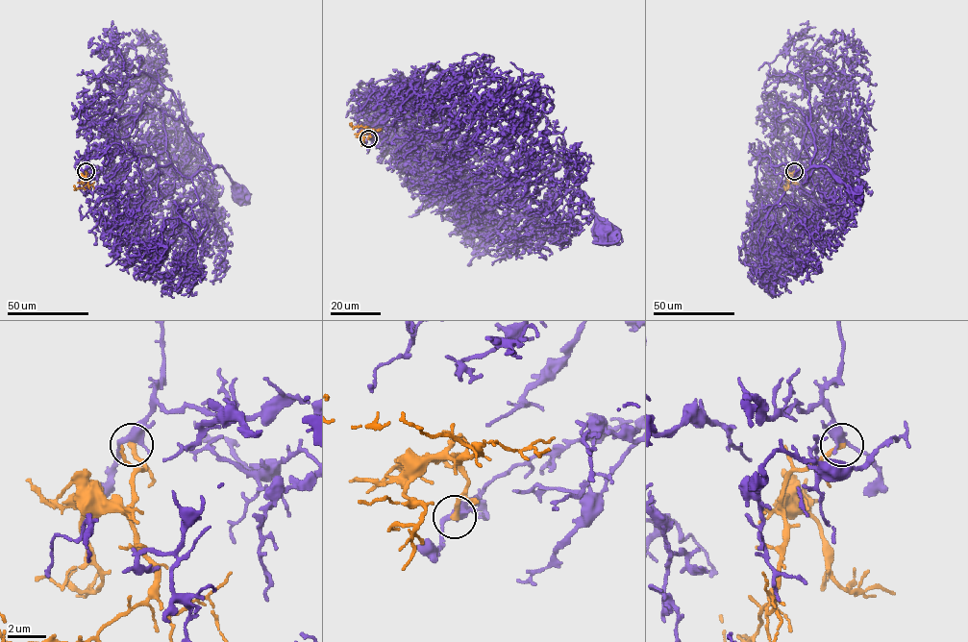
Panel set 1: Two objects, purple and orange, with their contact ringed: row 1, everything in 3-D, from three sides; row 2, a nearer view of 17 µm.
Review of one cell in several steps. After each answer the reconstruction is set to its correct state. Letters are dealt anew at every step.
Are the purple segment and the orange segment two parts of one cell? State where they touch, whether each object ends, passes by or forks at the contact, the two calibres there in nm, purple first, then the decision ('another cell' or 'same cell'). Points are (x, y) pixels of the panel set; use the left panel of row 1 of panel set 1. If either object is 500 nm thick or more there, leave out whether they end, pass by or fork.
(86, 171) | purple passes by | orange ends | 440/280 nm | another cell

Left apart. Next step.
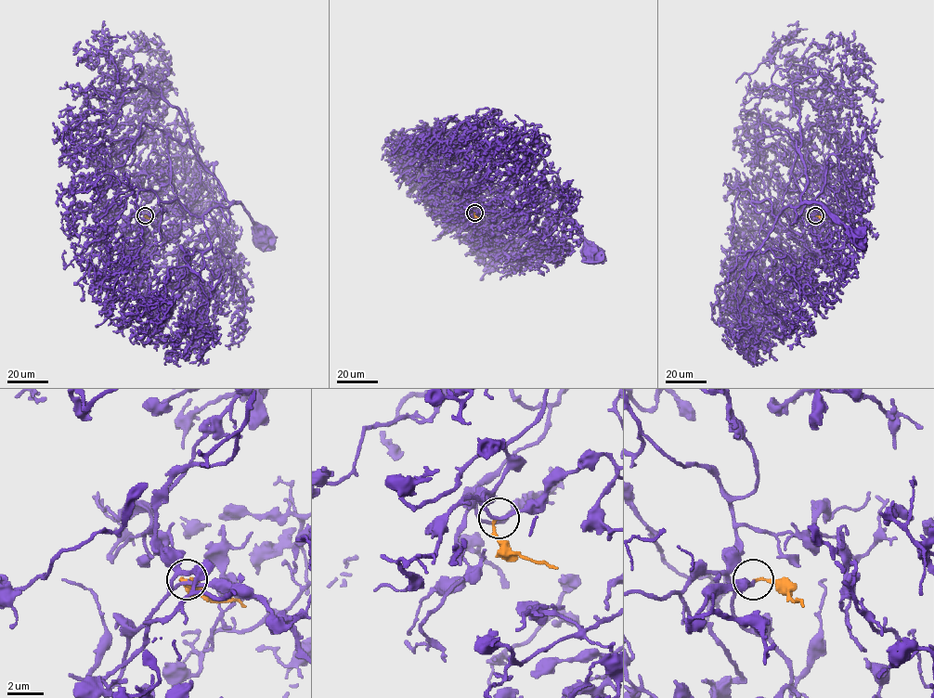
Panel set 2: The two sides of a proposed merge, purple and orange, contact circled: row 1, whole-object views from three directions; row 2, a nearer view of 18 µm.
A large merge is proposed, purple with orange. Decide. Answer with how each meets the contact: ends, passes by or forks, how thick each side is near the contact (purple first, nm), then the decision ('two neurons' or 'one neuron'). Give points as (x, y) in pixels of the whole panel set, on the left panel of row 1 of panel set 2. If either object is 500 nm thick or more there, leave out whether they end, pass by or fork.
purple passes by | orange ends | 180/140 nm | one neuron

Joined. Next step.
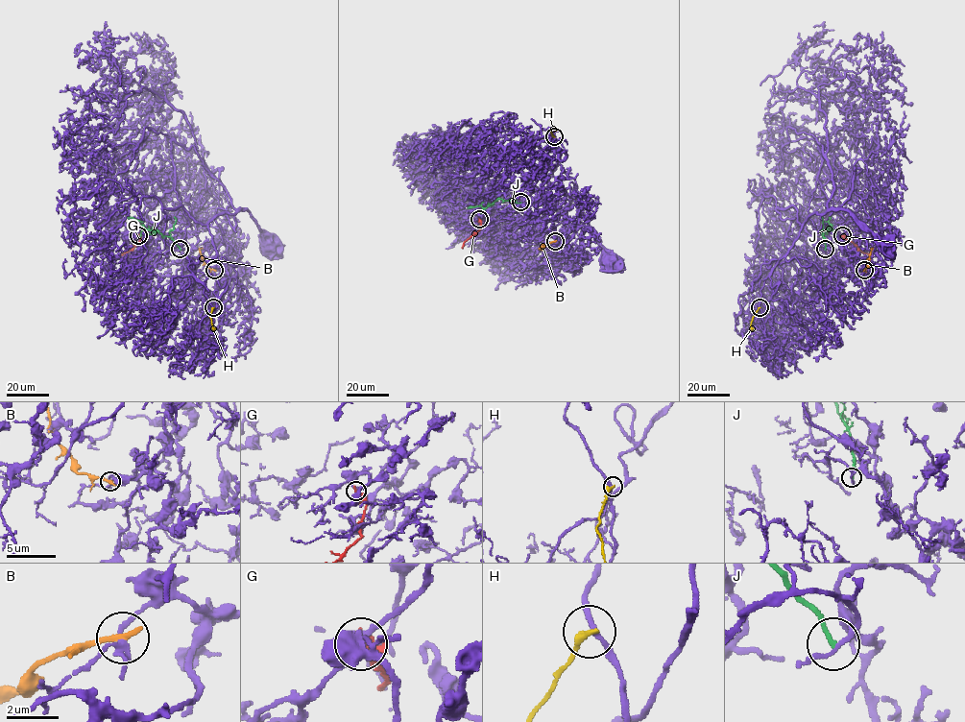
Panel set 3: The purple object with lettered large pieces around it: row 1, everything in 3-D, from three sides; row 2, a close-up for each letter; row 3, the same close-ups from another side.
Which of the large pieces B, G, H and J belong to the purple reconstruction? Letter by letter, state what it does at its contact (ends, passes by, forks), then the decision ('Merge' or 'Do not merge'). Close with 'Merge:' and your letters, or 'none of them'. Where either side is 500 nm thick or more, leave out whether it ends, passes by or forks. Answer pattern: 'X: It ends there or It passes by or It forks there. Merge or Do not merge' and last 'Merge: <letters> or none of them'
B: It ends there. Do not merge
G: It ends there. Do not merge
H: It ends there. Do not merge
J: It ends there. Do not merge
Merge: none of them

